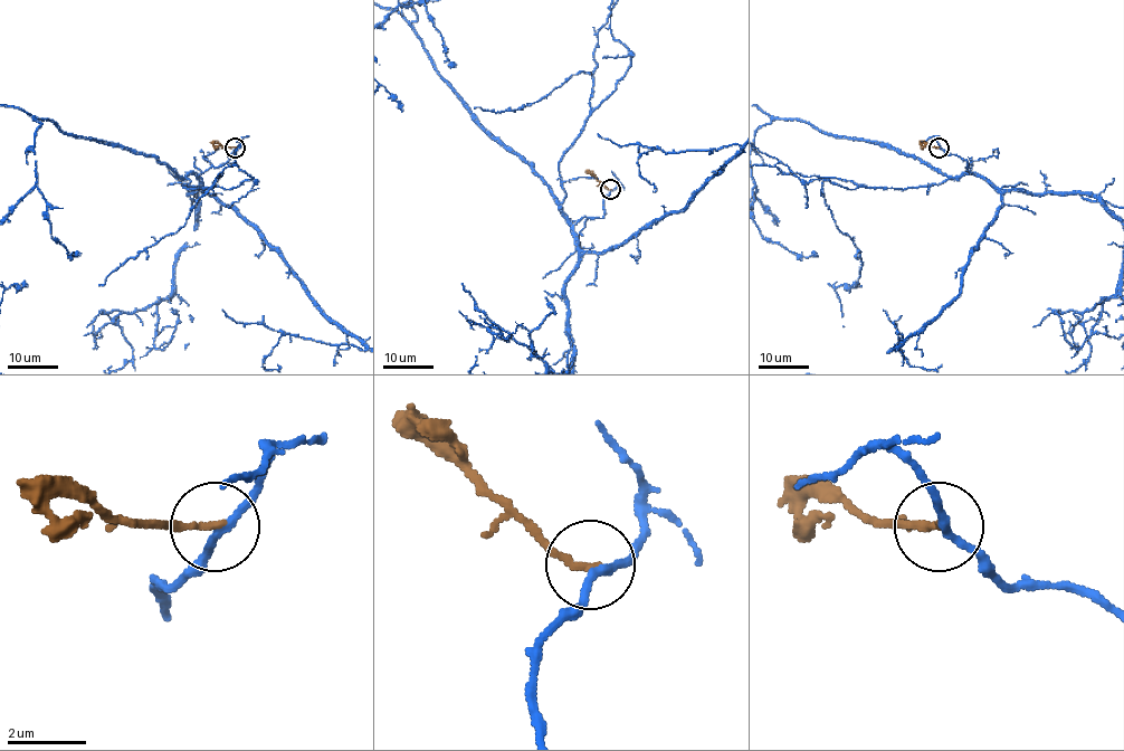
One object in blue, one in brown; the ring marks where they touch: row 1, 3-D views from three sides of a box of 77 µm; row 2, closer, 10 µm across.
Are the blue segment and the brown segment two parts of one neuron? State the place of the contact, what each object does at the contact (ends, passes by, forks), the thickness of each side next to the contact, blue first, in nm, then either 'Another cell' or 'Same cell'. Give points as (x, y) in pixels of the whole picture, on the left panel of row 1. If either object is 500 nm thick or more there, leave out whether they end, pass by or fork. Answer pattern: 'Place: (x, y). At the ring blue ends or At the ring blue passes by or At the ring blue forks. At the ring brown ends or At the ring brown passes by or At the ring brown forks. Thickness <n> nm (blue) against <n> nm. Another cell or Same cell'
Place: (235, 148). At the ring blue passes by. At the ring brown ends. Thickness 190 nm (blue) against 170 nm. Another cell

